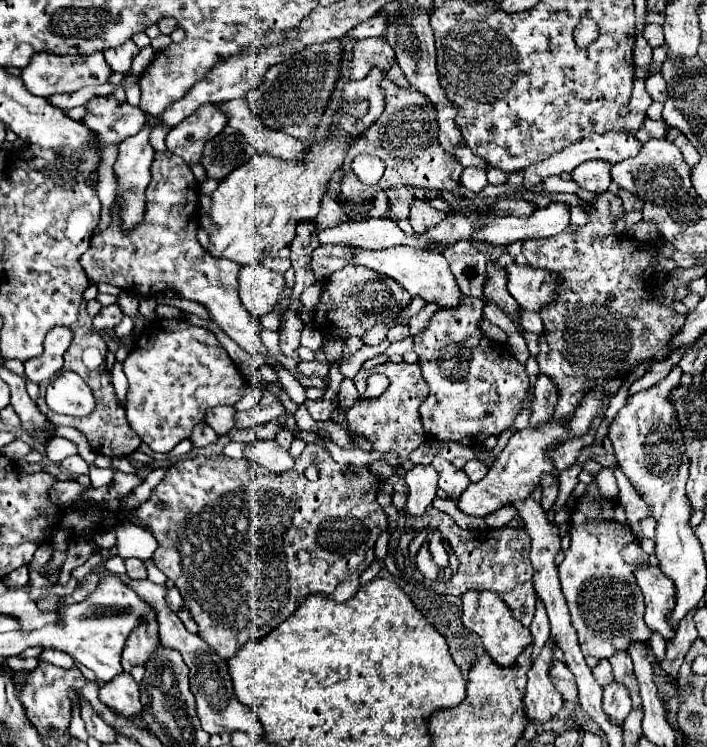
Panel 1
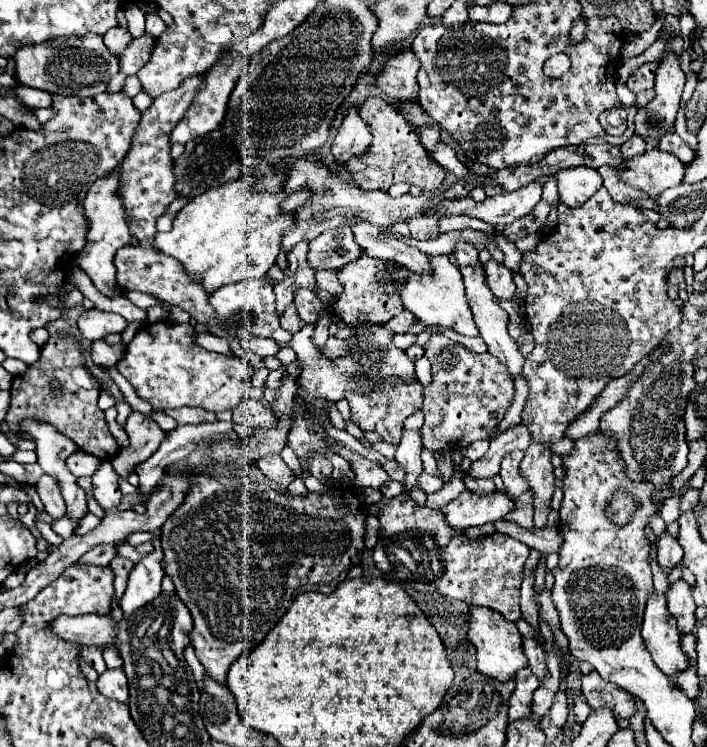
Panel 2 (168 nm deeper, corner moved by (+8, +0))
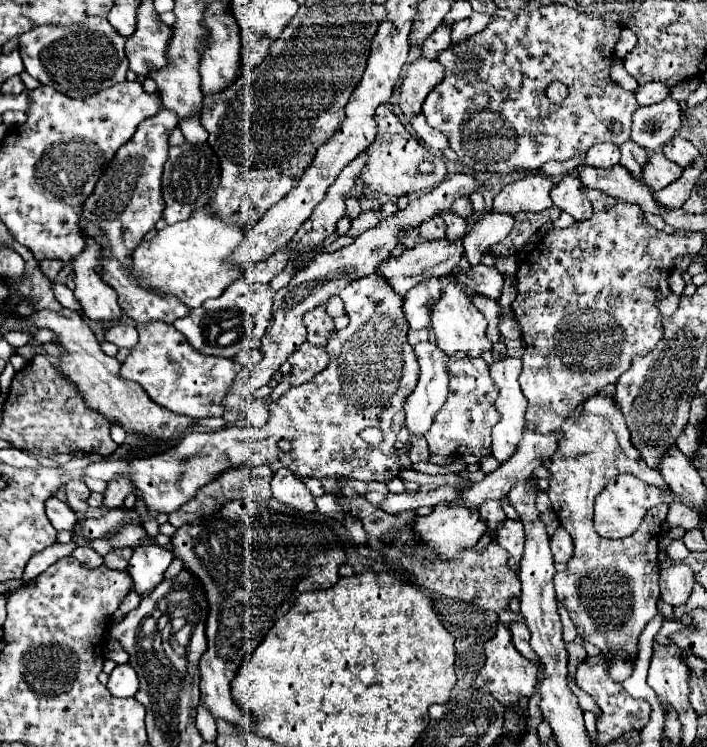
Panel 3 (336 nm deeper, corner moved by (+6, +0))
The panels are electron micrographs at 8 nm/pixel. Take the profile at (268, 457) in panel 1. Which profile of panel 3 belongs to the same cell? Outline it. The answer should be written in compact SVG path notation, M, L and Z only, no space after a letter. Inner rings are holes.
M284 467L274 471L274 477L272 477L270 485L272 485L272 497L276 501L280 501L284 505L290 505L298 511L306 511L306 513L316 511L312 493L302 483L302 479L298 475L294 475L292 471L288 471Z

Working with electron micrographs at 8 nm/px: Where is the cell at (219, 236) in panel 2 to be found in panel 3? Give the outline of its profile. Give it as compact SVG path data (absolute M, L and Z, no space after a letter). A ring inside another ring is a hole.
M202 207L192 211L190 219L164 227L150 241L142 241L134 251L134 275L142 279L144 287L158 293L172 293L188 307L200 307L206 299L214 299L224 289L240 279L246 271L236 265L230 255L244 241L246 229L242 223L230 225L214 211L214 207Z

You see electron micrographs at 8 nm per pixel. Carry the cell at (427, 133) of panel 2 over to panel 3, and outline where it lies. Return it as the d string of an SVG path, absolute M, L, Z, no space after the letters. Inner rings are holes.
M418 57L416 61L410 63L402 79L398 97L398 105L408 121L412 121L420 113L426 95L438 83L438 79L442 79L442 65L438 61Z

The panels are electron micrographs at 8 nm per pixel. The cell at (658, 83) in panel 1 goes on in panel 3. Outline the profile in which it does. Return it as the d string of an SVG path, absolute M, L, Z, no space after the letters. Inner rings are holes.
M646 83L636 91L636 99L640 105L650 105L650 103L662 101L668 93L670 93L670 89L662 83Z

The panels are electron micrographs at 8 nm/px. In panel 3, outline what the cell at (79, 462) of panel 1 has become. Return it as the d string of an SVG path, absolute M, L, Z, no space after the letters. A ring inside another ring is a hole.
M58 497L46 499L46 515L48 515L48 519L56 531L62 531L62 529L72 531L74 523L76 523L74 511L64 501L60 501Z

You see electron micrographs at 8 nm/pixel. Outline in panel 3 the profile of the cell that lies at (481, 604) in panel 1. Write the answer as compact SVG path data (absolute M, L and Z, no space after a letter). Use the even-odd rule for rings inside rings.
M498 623L496 635L490 641L484 643L484 651L486 651L486 663L484 663L484 667L480 669L480 673L474 681L474 685L478 689L484 689L484 691L492 693L500 703L504 703L508 707L516 707L520 697L532 697L538 667L518 653L518 649L512 643L510 629L504 623Z

